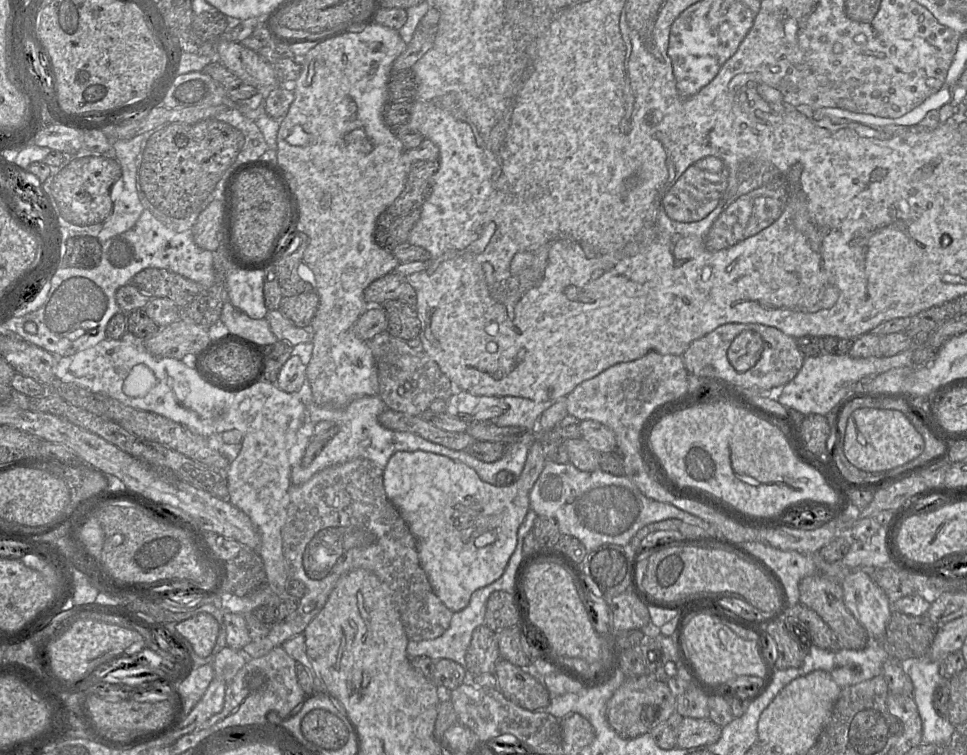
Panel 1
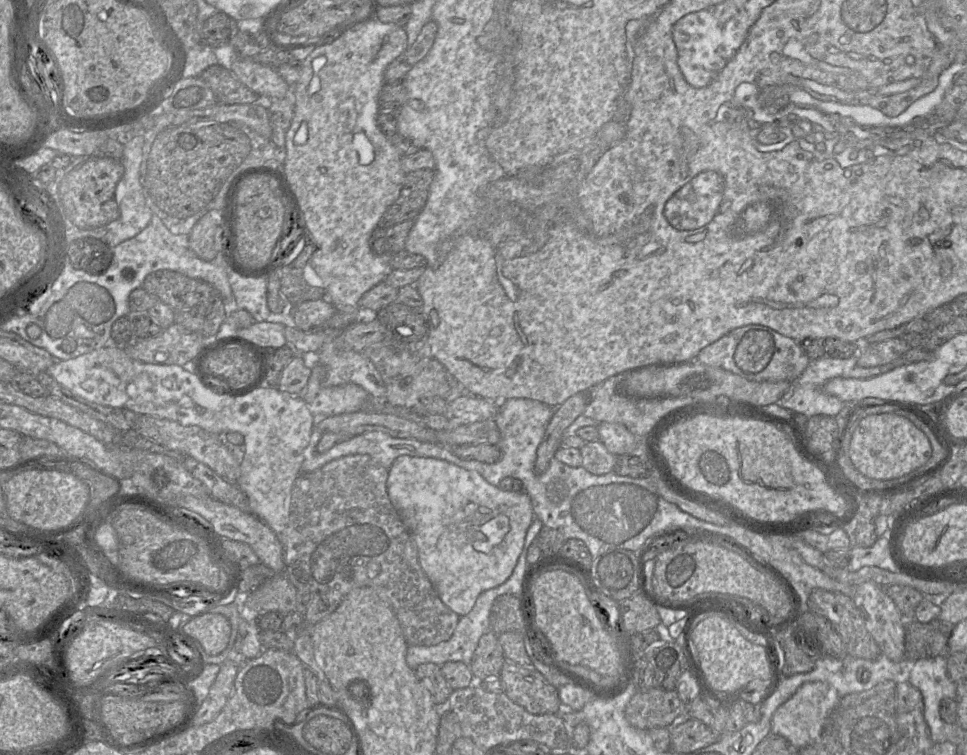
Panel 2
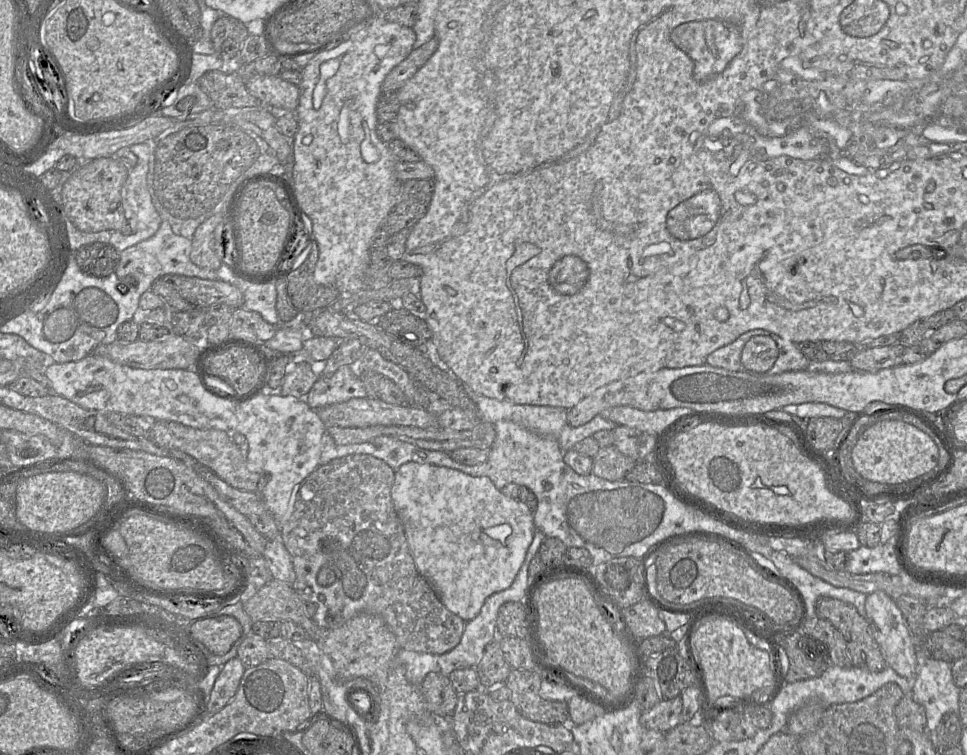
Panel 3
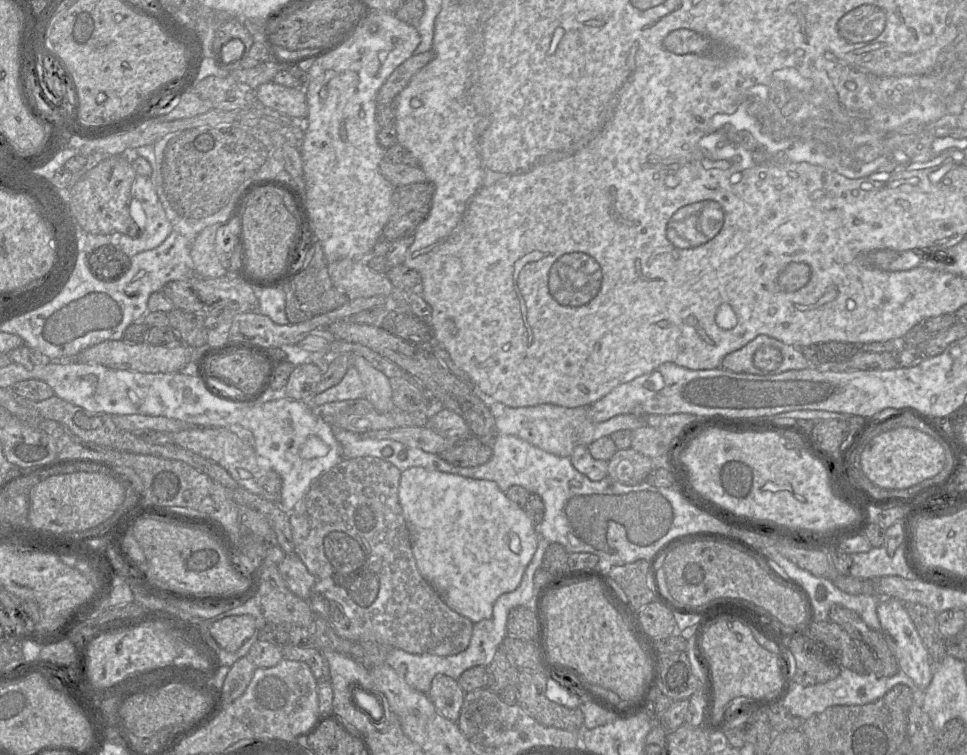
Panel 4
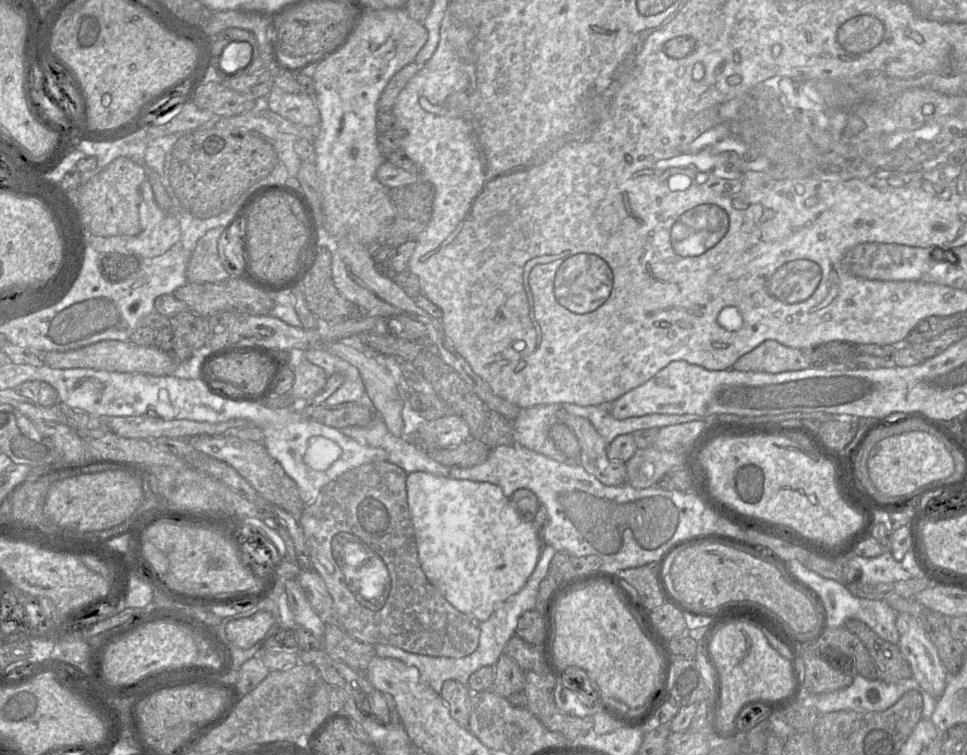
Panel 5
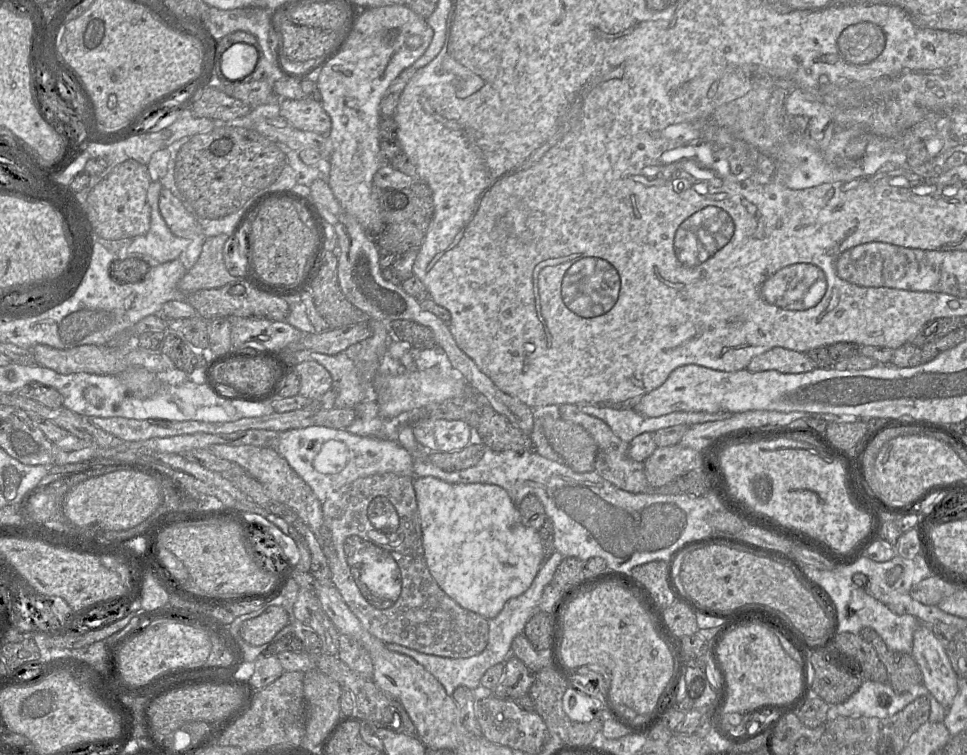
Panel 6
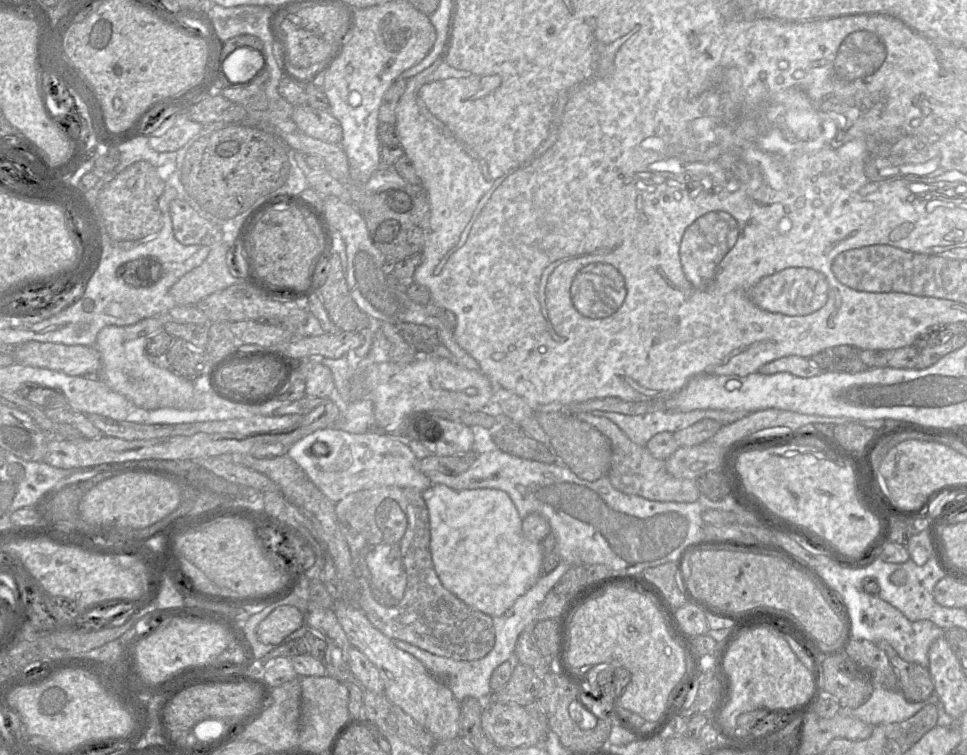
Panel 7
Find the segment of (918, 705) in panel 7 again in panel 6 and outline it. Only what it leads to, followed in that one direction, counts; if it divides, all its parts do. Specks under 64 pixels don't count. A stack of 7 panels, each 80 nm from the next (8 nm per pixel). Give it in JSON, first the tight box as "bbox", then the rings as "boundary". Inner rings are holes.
{"bbox":[829,679,929,719],"boundary":[[[865,679],[847,700],[830,704],[829,719],[838,716],[885,718],[901,711],[916,698],[929,695],[922,684],[913,686],[905,693],[898,693],[888,683]]]}

